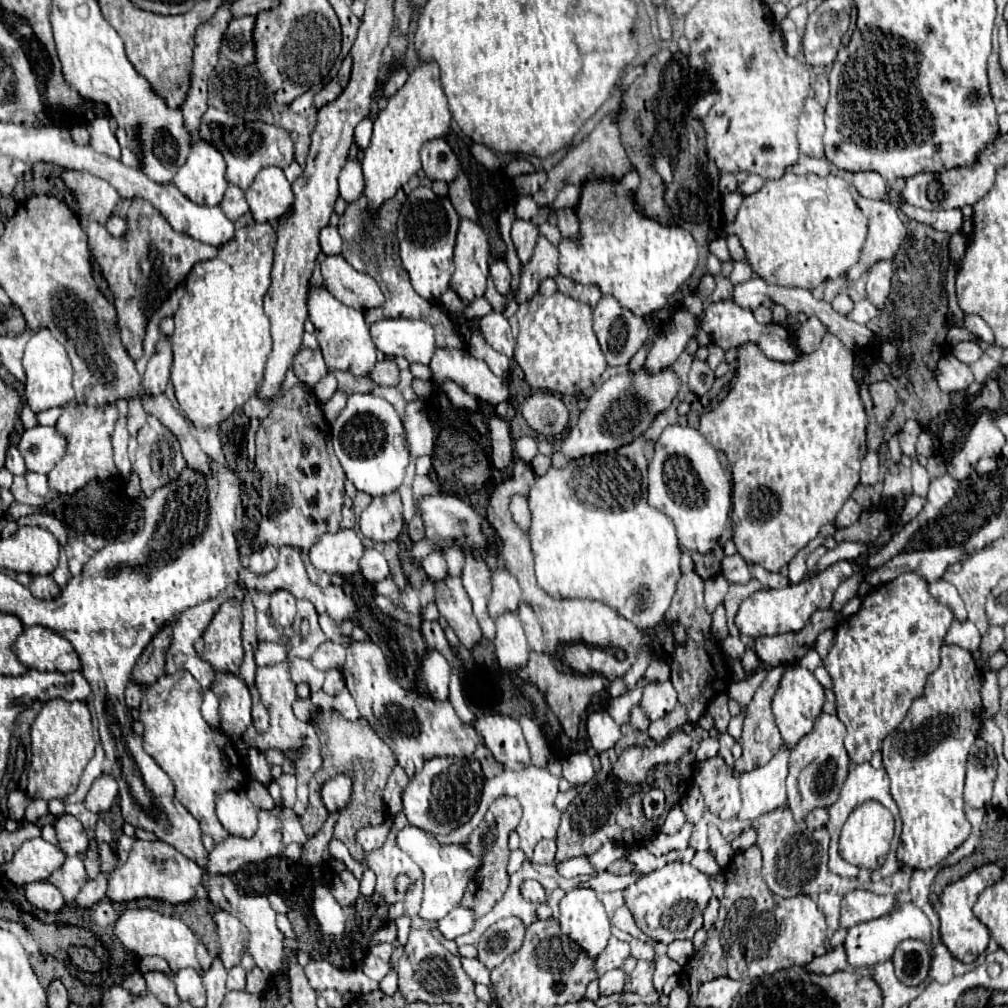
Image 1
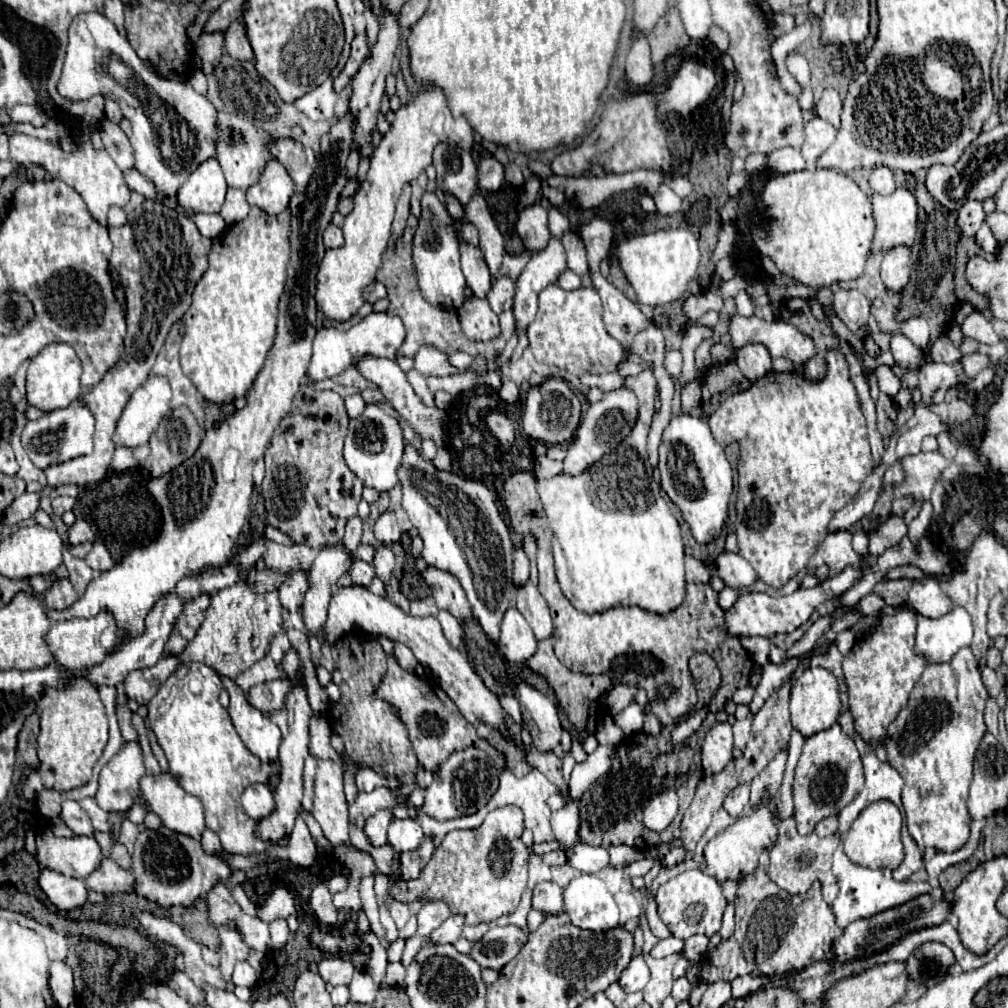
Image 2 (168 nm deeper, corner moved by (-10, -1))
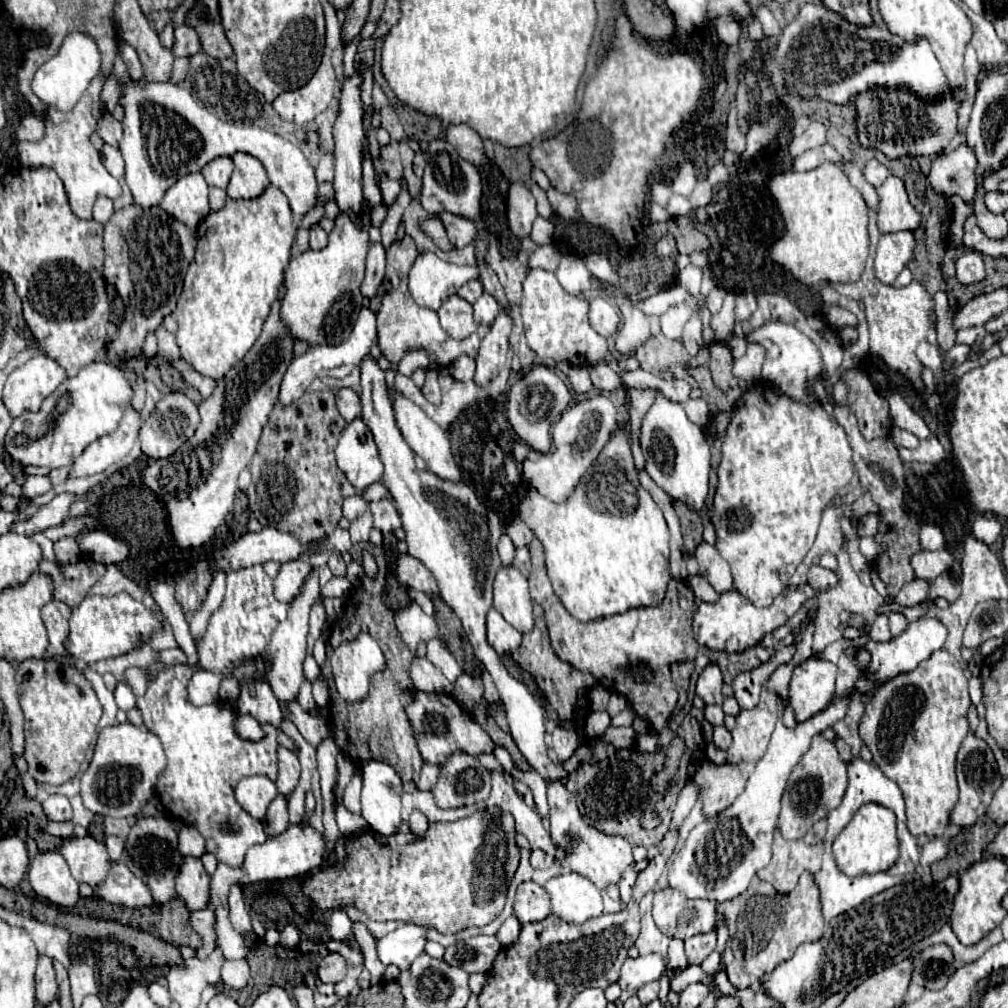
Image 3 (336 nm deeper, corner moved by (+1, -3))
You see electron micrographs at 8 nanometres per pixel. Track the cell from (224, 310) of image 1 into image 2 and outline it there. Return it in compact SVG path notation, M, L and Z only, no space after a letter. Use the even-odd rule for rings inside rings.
M254 206L246 220L234 224L212 246L212 252L208 256L210 266L196 284L196 290L192 294L192 306L186 310L182 318L186 332L180 346L182 370L206 402L230 404L236 398L248 396L258 372L266 362L266 356L276 338L278 298L284 292L286 264L290 260L288 224L288 210L284 210L278 216L268 216L266 212L260 212L260 208Z

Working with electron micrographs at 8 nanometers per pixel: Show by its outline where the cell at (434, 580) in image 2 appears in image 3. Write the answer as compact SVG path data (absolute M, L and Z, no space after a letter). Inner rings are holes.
M401 554L397 558L397 580L403 586L411 586L415 590L425 592L427 596L439 594L437 582L435 582L433 574L425 568L423 562L419 562L417 558L413 558L411 554Z

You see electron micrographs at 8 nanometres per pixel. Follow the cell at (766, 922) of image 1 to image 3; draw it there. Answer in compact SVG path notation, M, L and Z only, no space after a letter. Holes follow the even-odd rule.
M803 872L797 888L789 894L779 894L769 882L753 878L745 894L719 906L719 914L725 914L723 924L731 928L723 964L729 980L737 988L753 986L777 964L789 960L799 944L813 942L823 934L819 888L813 882L811 872Z

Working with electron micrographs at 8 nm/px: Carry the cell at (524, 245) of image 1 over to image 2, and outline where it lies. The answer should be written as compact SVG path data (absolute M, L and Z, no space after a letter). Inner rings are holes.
M534 204L526 210L522 210L522 214L516 222L516 232L522 238L526 250L530 250L530 252L544 250L552 236L550 226L548 226L548 212L540 204Z

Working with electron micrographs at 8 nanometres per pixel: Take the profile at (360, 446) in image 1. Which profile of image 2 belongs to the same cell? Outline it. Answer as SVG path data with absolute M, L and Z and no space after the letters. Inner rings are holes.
M366 404L364 412L358 418L352 418L348 424L344 440L344 460L364 486L374 488L378 492L388 492L398 486L398 468L404 456L404 448L406 438L400 428L400 422L394 416L386 414L380 406Z

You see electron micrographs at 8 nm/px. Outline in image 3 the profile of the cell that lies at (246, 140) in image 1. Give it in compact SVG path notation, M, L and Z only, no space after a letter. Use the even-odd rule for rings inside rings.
M215 158L213 162L209 162L201 174L205 178L205 182L209 186L217 186L217 188L225 188L229 184L229 178L231 178L231 172L233 172L233 162L231 158Z

